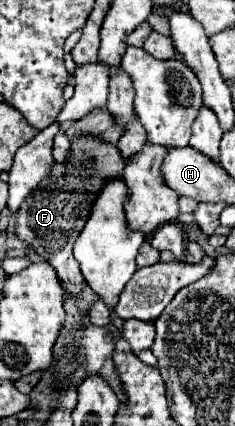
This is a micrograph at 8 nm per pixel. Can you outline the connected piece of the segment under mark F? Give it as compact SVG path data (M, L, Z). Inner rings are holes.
M83 137L71 141L73 151L73 163L59 165L55 163L51 175L41 181L39 189L31 193L25 203L21 203L21 209L17 211L17 235L35 251L49 261L65 289L77 297L81 293L83 275L79 271L79 263L73 257L73 243L77 235L81 233L87 215L91 213L91 201L97 197L99 187L109 177L121 177L125 163L121 161L121 153L115 145L101 143L93 137ZM95 159L95 163L87 163Z

